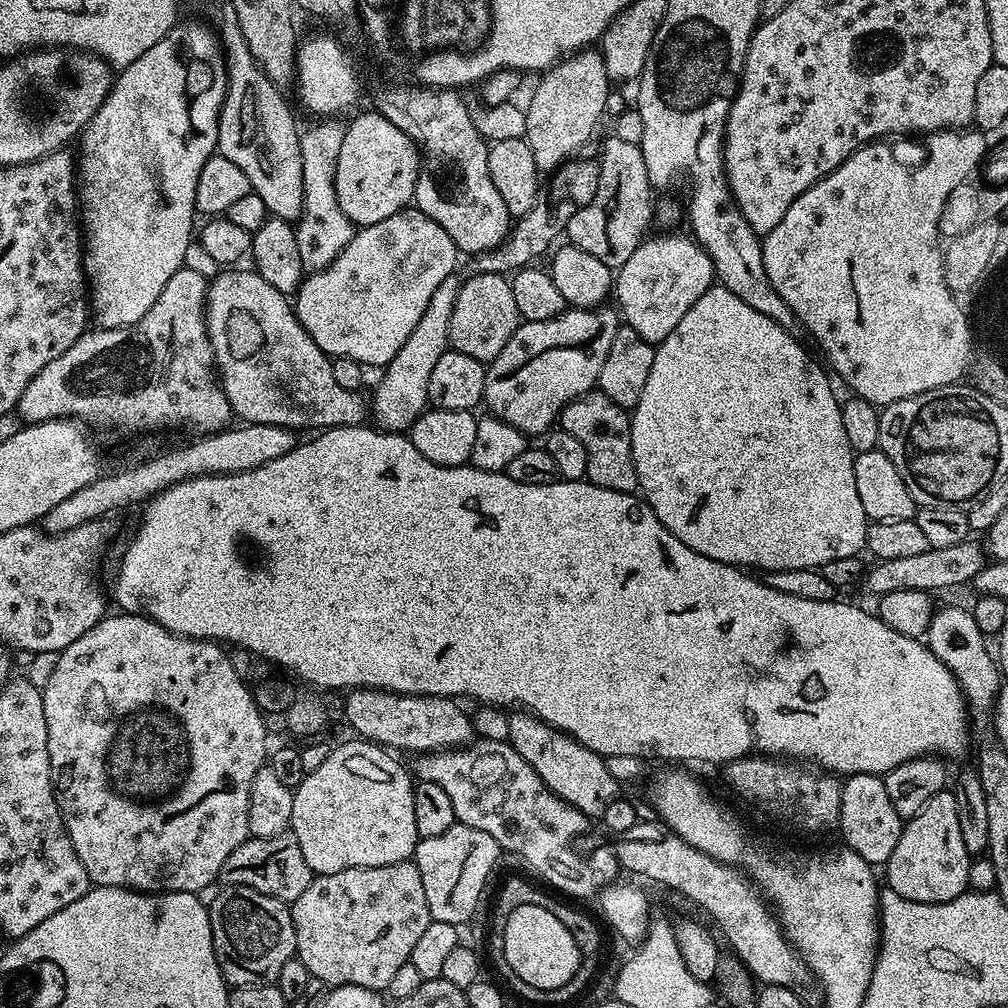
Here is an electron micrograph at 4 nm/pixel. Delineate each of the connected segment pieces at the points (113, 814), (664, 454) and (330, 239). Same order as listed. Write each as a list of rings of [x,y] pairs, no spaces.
[[[143,614],[115,615],[105,615],[104,619],[99,620],[90,630],[86,630],[86,634],[82,634],[82,638],[78,638],[78,642],[74,642],[70,647],[59,653],[55,657],[56,665],[53,666],[48,681],[42,684],[44,709],[46,710],[46,730],[48,731],[48,749],[50,750],[50,770],[52,771],[52,782],[56,790],[56,801],[60,807],[60,816],[64,819],[68,837],[74,846],[74,854],[78,854],[78,862],[82,862],[82,866],[86,866],[86,874],[93,885],[101,888],[130,888],[138,892],[155,892],[157,894],[161,892],[198,893],[202,890],[202,886],[217,883],[222,870],[222,862],[226,862],[226,858],[230,858],[230,854],[234,854],[234,850],[238,850],[238,846],[242,846],[242,842],[249,839],[248,807],[250,806],[250,790],[254,786],[254,778],[258,774],[258,770],[265,767],[270,756],[268,728],[264,725],[266,716],[256,705],[253,689],[249,687],[246,681],[235,674],[229,653],[219,643],[211,640],[192,640],[188,636],[179,636],[163,628],[157,620],[150,620]]]
[[[713,286],[706,290],[706,294],[702,294],[698,298],[698,302],[694,302],[694,306],[690,306],[690,310],[686,310],[682,322],[678,322],[678,326],[674,326],[672,333],[662,343],[655,345],[654,366],[650,366],[650,378],[646,378],[646,390],[642,390],[642,398],[638,398],[635,408],[630,412],[632,418],[632,457],[634,458],[634,470],[638,474],[638,482],[640,483],[638,492],[654,510],[654,514],[658,514],[658,522],[662,522],[662,526],[666,526],[666,530],[670,530],[670,534],[674,534],[674,538],[678,538],[678,542],[690,546],[690,550],[694,550],[706,558],[714,558],[723,564],[747,566],[749,569],[764,568],[763,571],[769,573],[778,570],[802,570],[803,568],[818,570],[834,558],[859,557],[860,551],[862,553],[865,551],[866,517],[862,510],[862,502],[858,499],[858,489],[854,486],[854,453],[850,441],[846,439],[846,429],[842,427],[841,401],[836,400],[836,392],[832,389],[831,382],[828,381],[829,373],[823,367],[820,369],[812,361],[811,354],[800,343],[801,341],[792,333],[782,326],[778,326],[778,322],[766,318],[766,314],[758,314],[758,310],[746,306],[746,302],[742,302],[742,298],[736,297],[735,294],[730,294],[730,290]]]
[[[324,120],[307,128],[300,136],[302,150],[303,213],[295,223],[298,252],[305,273],[321,272],[352,240],[355,225],[338,206],[336,194],[336,164],[338,151],[345,138],[347,125],[340,120]]]

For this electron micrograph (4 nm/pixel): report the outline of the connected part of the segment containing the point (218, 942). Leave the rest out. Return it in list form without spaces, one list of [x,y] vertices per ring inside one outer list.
[[[241,884],[221,887],[218,898],[208,908],[208,917],[210,918],[210,934],[214,942],[214,958],[218,958],[218,966],[222,970],[225,980],[232,986],[254,986],[255,984],[275,984],[278,974],[282,974],[282,966],[290,962],[296,956],[296,935],[294,934],[294,922],[292,921],[292,909],[285,901],[262,894],[253,888],[247,888]]]

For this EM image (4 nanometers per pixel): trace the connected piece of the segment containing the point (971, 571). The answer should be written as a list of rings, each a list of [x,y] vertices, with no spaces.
[[[969,538],[958,542],[958,546],[927,548],[922,554],[873,563],[874,566],[869,572],[867,569],[862,584],[865,584],[876,598],[890,594],[890,590],[922,590],[937,594],[936,592],[942,591],[943,588],[956,588],[959,584],[971,585],[974,574],[978,574],[978,570],[982,570],[986,563],[985,545],[975,544],[974,540]]]

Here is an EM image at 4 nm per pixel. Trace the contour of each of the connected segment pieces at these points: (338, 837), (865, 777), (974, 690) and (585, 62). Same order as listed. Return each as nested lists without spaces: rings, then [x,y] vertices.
[[[352,738],[349,744],[337,743],[326,762],[322,762],[318,770],[307,773],[294,789],[290,832],[298,846],[302,846],[302,858],[306,858],[313,873],[325,876],[347,868],[373,868],[413,859],[418,843],[414,826],[414,780],[409,769],[407,772],[395,758],[381,745],[363,738]]]
[[[854,774],[841,783],[840,793],[842,806],[838,832],[844,835],[843,843],[854,850],[854,854],[862,854],[868,864],[887,865],[890,854],[894,854],[894,846],[898,846],[902,817],[898,810],[894,810],[890,797],[886,795],[883,775]]]
[[[940,608],[932,613],[932,621],[926,637],[928,649],[946,665],[950,674],[964,695],[964,702],[970,713],[970,724],[973,729],[984,732],[993,727],[996,711],[996,697],[1000,695],[1002,673],[997,664],[997,657],[988,644],[984,632],[978,630],[978,622],[974,622],[971,611],[965,608]]]
[[[581,50],[565,55],[564,59],[552,65],[537,80],[540,81],[537,82],[528,104],[526,103],[524,139],[528,141],[530,150],[534,154],[537,168],[541,173],[552,174],[565,161],[572,160],[579,153],[576,151],[595,134],[596,127],[599,126],[600,119],[604,116],[604,107],[608,104],[610,81],[606,74],[604,57],[596,50]]]

